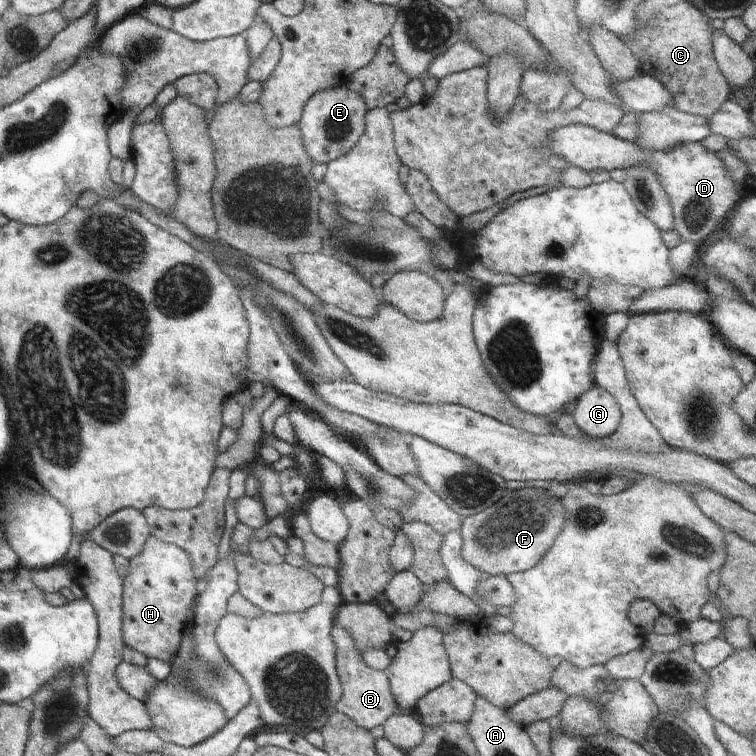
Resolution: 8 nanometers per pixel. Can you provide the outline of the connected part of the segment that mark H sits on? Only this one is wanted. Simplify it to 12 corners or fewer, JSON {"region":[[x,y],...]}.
{"region":[[152,535],[123,578],[125,646],[168,662],[196,593],[190,556]]}

